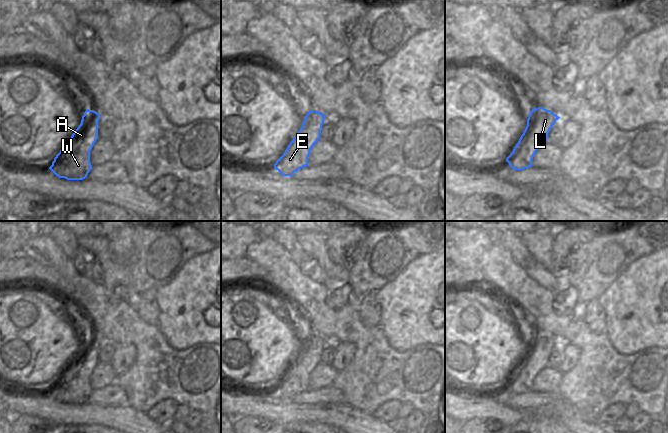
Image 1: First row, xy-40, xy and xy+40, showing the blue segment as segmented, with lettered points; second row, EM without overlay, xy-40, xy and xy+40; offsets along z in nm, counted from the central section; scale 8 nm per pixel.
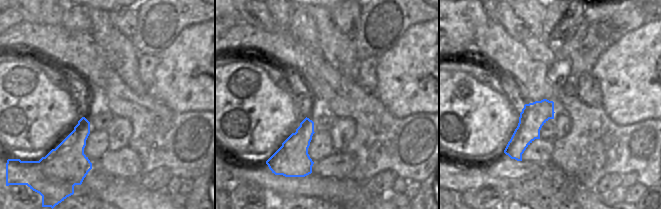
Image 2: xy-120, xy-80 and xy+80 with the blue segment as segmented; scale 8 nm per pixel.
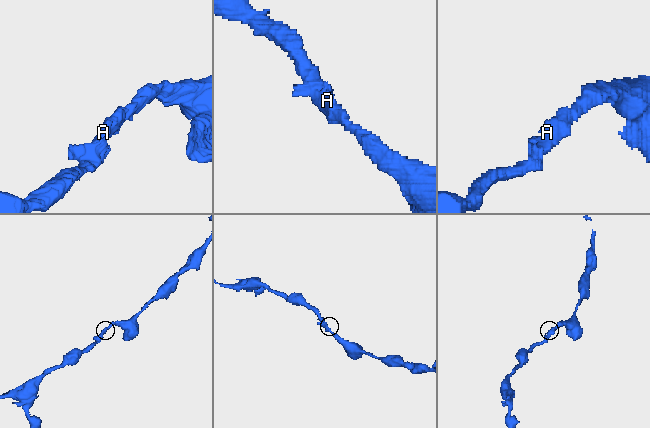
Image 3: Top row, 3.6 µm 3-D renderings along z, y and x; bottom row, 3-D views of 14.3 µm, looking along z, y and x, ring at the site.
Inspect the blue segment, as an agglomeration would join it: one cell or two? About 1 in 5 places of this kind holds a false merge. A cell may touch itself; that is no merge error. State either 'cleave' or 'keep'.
keep

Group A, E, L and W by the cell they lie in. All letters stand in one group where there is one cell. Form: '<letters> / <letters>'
A E L W

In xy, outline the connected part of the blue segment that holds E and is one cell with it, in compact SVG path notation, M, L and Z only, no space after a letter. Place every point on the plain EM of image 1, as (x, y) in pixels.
M316 334L306 338L302 351L274 388L274 392L283 400L292 400L297 394L308 390L310 375L320 363L325 341L325 338Z

